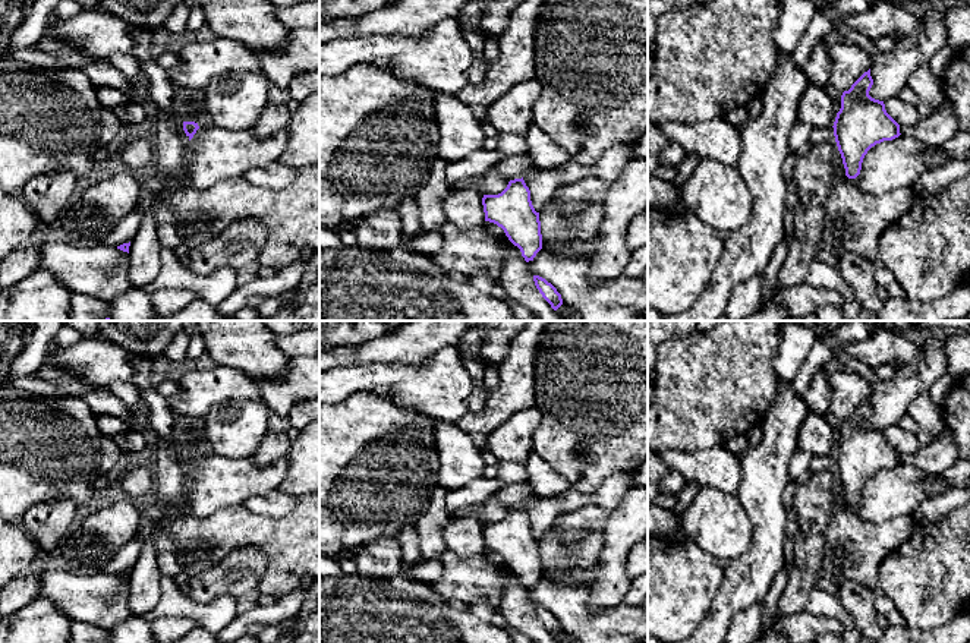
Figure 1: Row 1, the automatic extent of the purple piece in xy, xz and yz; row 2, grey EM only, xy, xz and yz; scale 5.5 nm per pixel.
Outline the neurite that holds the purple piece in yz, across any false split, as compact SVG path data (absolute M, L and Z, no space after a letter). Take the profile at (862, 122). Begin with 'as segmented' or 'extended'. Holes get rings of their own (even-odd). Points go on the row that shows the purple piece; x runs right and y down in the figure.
as segmented | M869 69L843 92L832 126L848 179L860 174L863 158L872 146L901 135L900 124L886 113L884 101L869 95L872 85Z

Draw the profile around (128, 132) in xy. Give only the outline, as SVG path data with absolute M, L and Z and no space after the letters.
M122 124L119 133L116 135L111 148L113 149L122 149L123 146L129 145L135 138L141 135L149 135L151 136L151 126L142 126L142 124Z

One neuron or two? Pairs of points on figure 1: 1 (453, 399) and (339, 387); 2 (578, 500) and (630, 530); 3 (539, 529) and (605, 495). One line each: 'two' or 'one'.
1: one
2: two
3: one

